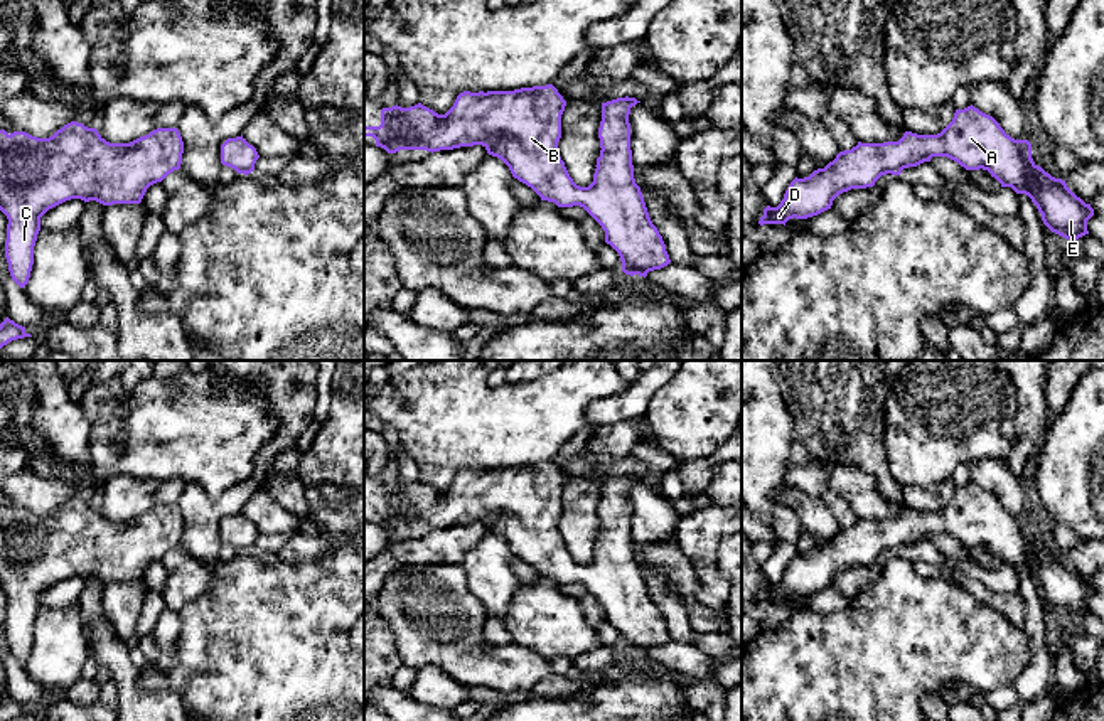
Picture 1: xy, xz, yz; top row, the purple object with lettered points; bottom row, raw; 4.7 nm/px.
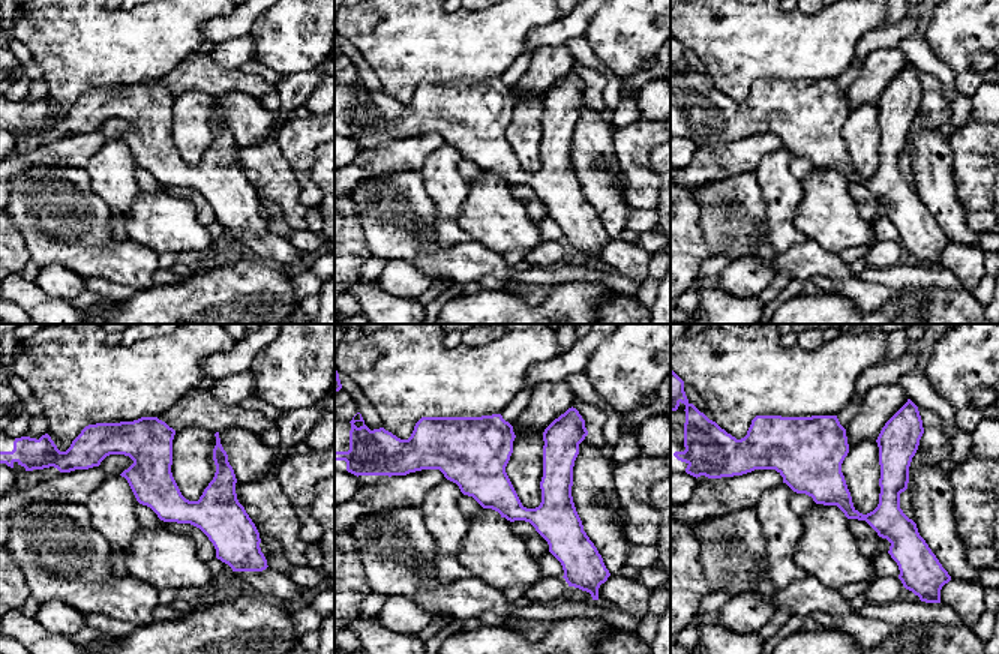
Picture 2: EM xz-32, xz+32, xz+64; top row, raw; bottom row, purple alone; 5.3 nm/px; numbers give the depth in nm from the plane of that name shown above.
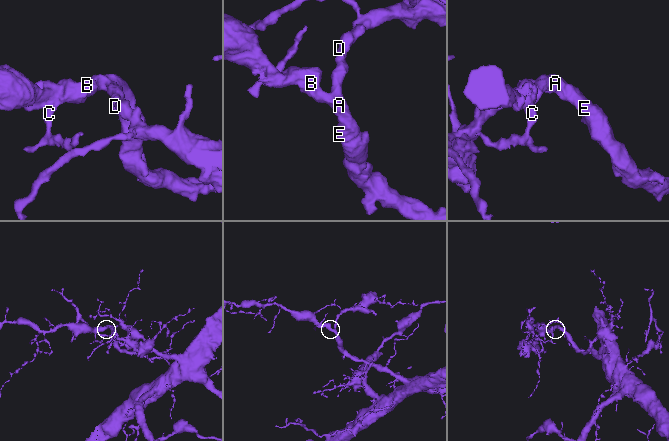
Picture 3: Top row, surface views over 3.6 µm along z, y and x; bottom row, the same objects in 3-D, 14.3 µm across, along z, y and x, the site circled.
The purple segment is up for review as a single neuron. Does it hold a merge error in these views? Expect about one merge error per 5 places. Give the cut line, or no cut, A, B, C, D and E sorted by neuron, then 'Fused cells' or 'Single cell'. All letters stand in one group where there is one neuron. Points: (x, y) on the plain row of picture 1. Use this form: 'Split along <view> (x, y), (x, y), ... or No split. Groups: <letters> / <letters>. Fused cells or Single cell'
No split. Groups: A B C D E. Single cell

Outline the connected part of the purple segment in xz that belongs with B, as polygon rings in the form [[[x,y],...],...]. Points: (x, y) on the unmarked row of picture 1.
[[[553,462],[514,468],[464,468],[445,492],[438,492],[421,480],[410,485],[398,482],[383,485],[381,502],[364,504],[364,514],[372,514],[376,524],[384,526],[388,531],[399,527],[426,527],[433,531],[482,522],[489,532],[501,536],[512,554],[531,564],[541,578],[555,579],[558,585],[583,585],[605,608],[605,620],[619,630],[622,649],[646,655],[649,649],[667,644],[671,637],[634,556],[629,492],[637,480],[640,478],[629,473],[602,480],[598,505],[602,527],[597,536],[593,559],[588,564],[580,564],[573,559],[560,534],[558,519],[566,478]]]

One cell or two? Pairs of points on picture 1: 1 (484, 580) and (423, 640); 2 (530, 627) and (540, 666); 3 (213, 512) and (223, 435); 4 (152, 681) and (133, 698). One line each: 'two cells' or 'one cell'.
1: two cells
2: two cells
3: two cells
4: two cells

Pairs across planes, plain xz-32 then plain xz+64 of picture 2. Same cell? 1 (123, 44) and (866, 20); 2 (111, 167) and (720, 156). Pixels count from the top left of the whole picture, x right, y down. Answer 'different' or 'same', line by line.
1: same
2: different

